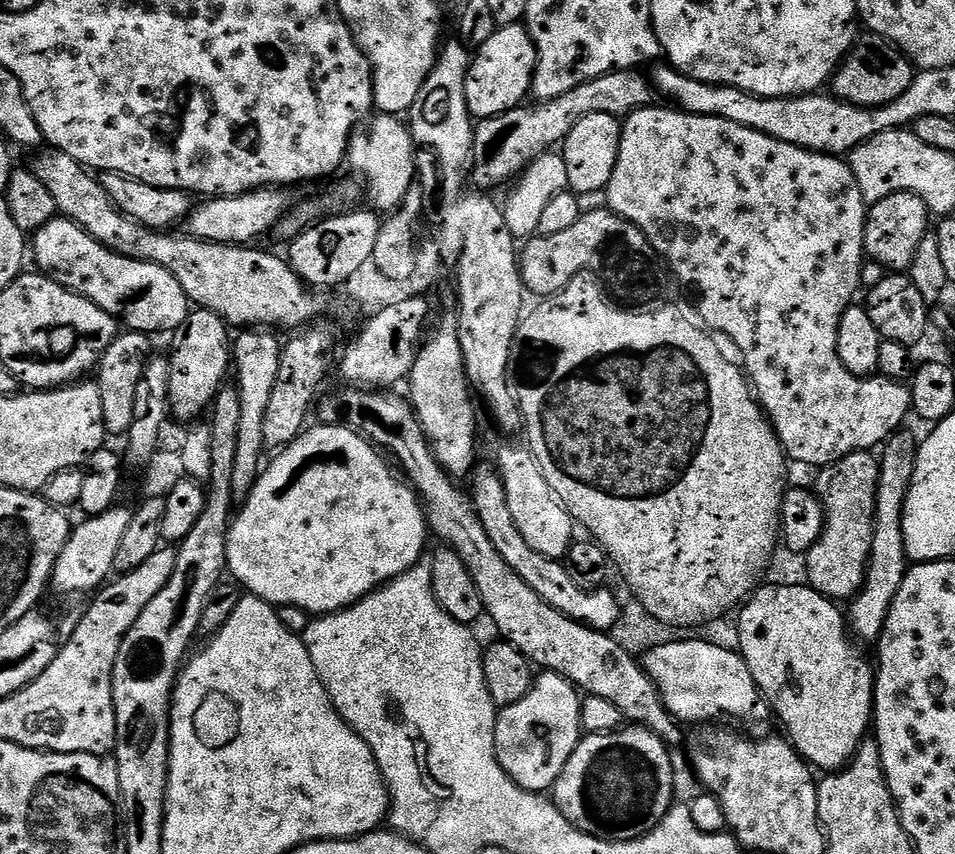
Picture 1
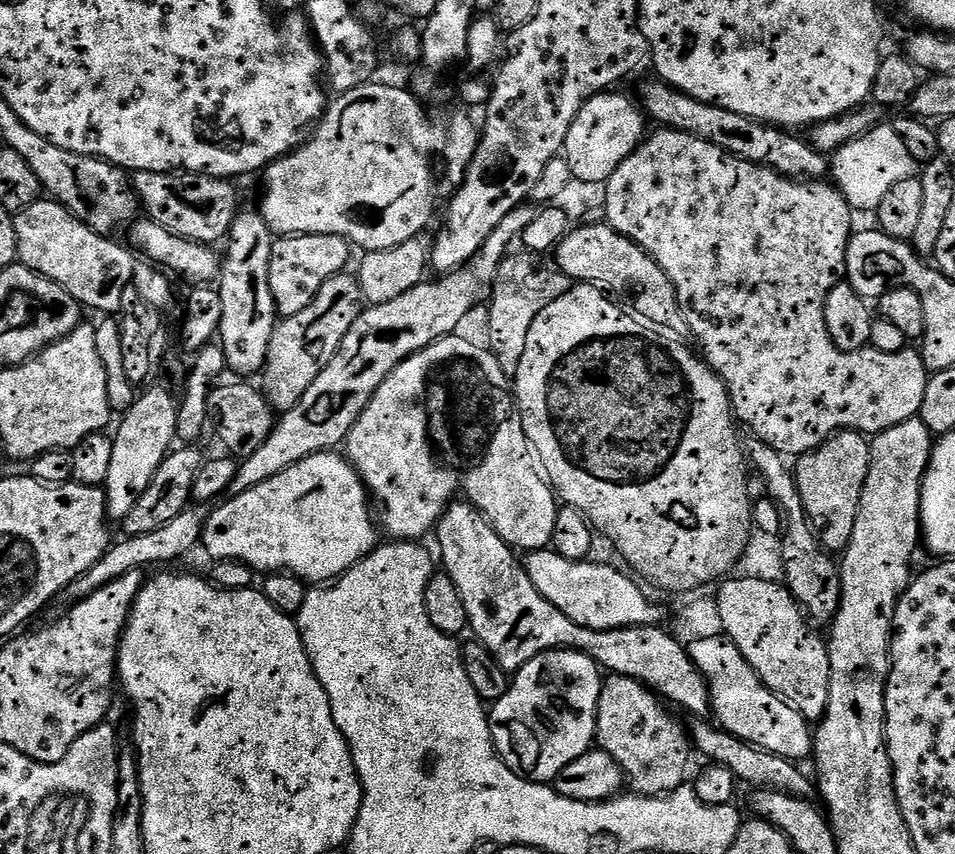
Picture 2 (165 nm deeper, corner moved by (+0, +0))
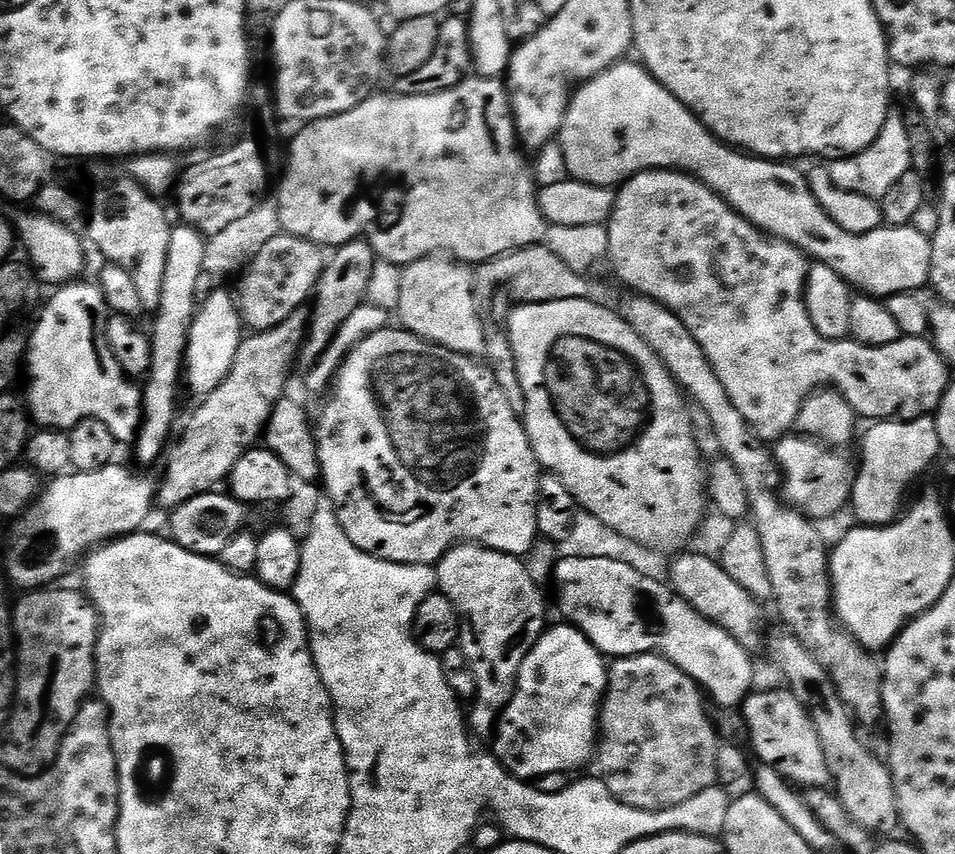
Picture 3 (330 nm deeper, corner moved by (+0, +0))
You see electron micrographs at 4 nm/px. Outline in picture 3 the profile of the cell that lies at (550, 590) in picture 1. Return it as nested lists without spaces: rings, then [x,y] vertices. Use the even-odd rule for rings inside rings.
[[[566,557],[556,561],[554,585],[556,600],[565,621],[579,628],[605,658],[637,656],[647,652],[659,652],[674,662],[687,676],[691,676],[701,689],[724,710],[736,710],[745,698],[754,691],[756,668],[752,665],[753,653],[744,648],[724,628],[696,612],[681,596],[677,596],[669,585],[654,581],[646,574],[640,574],[632,563],[615,561],[612,558]]]

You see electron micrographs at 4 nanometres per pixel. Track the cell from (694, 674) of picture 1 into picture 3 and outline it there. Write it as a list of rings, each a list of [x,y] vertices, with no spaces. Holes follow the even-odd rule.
[[[754,690],[745,698],[742,705],[742,715],[747,736],[752,738],[751,751],[756,751],[755,759],[762,764],[774,766],[778,774],[782,774],[785,780],[793,786],[799,786],[801,789],[826,788],[829,787],[833,779],[833,769],[826,762],[826,754],[822,750],[822,742],[818,738],[818,730],[810,718],[808,709],[804,703],[792,692],[781,690],[781,692],[760,692]]]

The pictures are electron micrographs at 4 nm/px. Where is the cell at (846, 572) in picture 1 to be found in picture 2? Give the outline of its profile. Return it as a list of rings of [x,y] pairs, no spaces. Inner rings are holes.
[[[835,432],[814,452],[795,457],[796,489],[820,547],[829,554],[843,553],[854,534],[866,474],[870,470],[872,445],[862,432]]]

